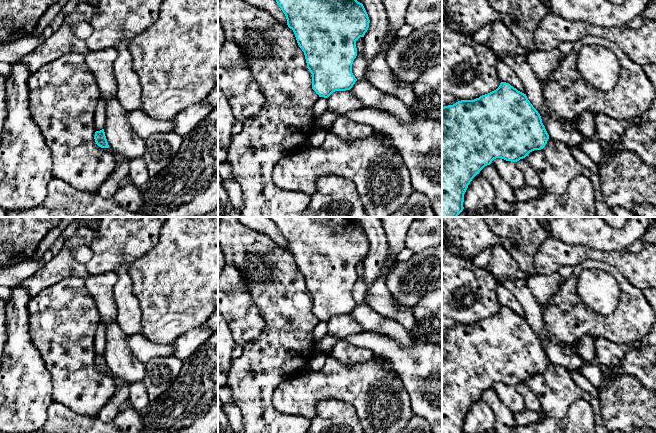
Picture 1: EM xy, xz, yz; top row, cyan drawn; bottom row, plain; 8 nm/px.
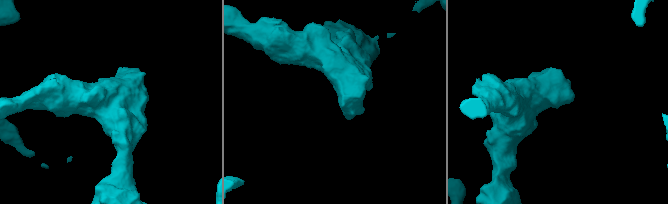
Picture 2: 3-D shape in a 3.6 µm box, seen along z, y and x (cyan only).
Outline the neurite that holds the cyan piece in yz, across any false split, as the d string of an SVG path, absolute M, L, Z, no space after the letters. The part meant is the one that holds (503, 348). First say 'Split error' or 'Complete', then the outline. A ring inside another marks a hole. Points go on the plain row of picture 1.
Complete. M501 306L496 314L474 324L461 324L442 331L442 433L464 433L464 418L468 409L494 383L517 386L530 376L543 373L548 363L541 340L526 318L506 306Z

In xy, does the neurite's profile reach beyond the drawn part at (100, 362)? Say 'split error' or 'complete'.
complete

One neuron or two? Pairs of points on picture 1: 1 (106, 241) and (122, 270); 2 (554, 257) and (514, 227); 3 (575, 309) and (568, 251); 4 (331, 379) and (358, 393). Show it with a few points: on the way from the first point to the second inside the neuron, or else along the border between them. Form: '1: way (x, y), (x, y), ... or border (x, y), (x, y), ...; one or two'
1: border (119, 265), (114, 271); two
2: border (549, 231), (549, 234), (534, 256); two
3: border (596, 260), (585, 259), (573, 267); two
4: way (338, 381), (346, 382), (351, 386); one

